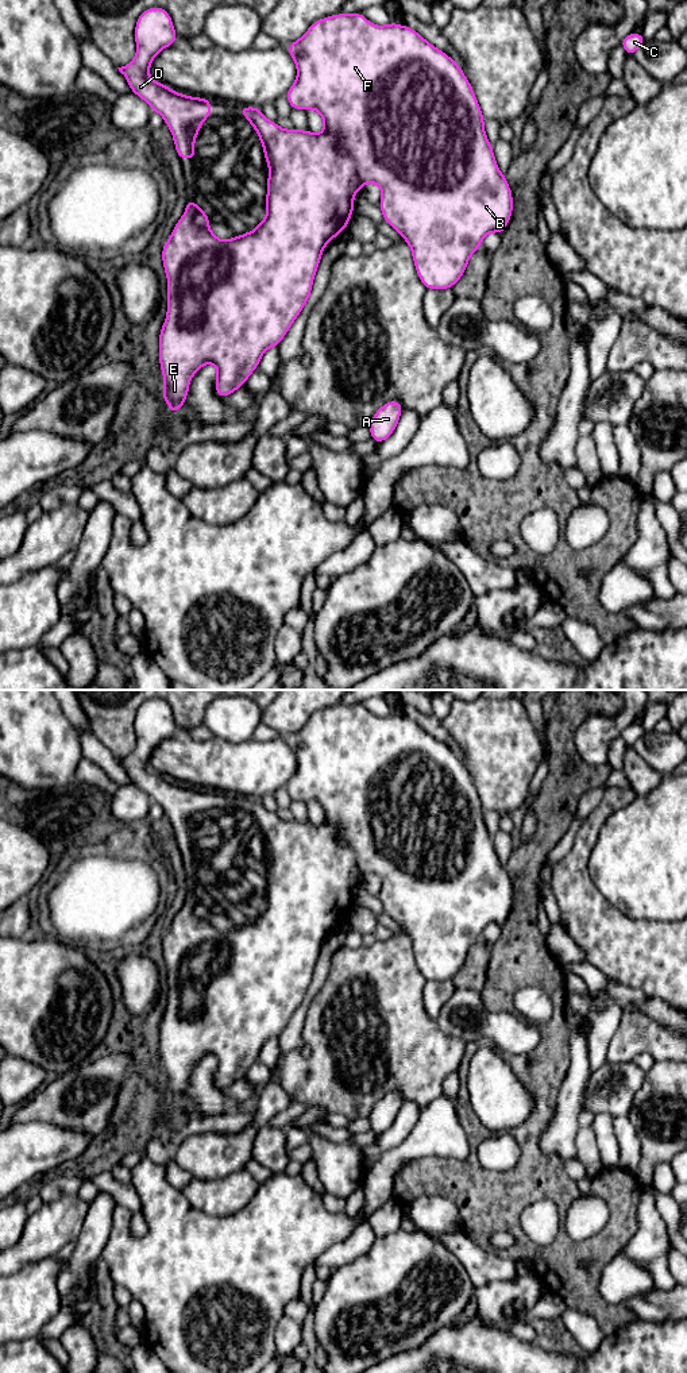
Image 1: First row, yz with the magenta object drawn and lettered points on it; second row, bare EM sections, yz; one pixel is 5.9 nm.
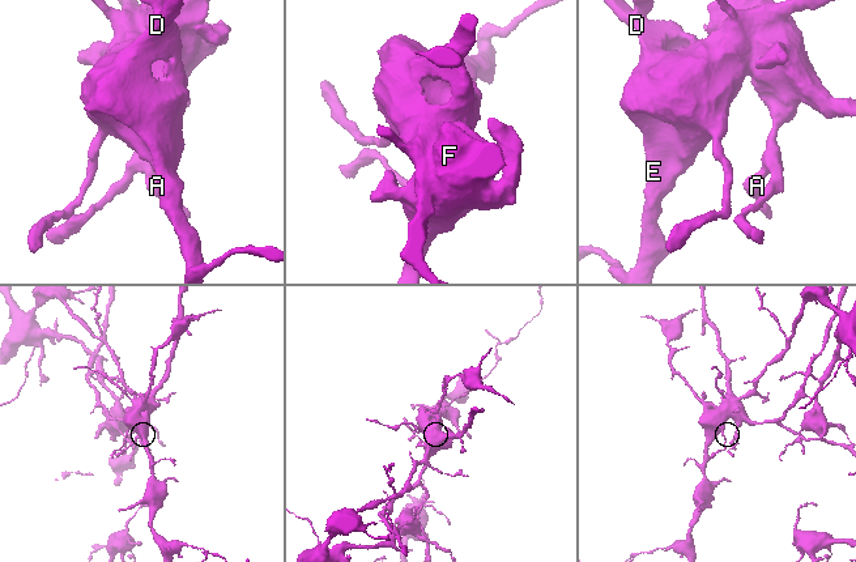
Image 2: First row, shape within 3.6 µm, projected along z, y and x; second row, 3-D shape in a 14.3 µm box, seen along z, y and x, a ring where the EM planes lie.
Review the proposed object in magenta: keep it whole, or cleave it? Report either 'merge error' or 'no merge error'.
merge error

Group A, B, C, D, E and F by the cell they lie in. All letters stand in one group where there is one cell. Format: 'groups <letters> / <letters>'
groups A B F / C D E

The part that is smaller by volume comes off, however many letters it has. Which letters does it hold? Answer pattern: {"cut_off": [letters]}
{"cut_off": ["A", "B", "F"]}

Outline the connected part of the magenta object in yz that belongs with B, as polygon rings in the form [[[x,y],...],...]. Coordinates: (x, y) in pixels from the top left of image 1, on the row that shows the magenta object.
[[[362,12],[319,19],[286,49],[297,66],[297,78],[285,95],[290,108],[319,111],[325,128],[339,138],[339,150],[354,158],[362,182],[381,188],[378,207],[383,220],[410,246],[424,288],[451,289],[485,236],[490,232],[501,236],[513,213],[513,193],[497,165],[479,103],[459,63],[416,30],[394,22],[375,26]]]

